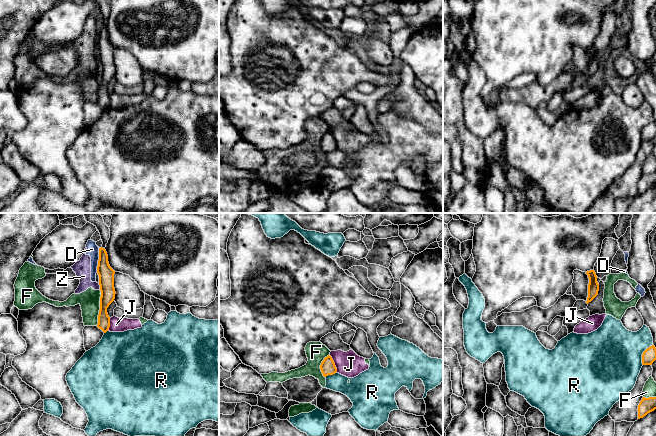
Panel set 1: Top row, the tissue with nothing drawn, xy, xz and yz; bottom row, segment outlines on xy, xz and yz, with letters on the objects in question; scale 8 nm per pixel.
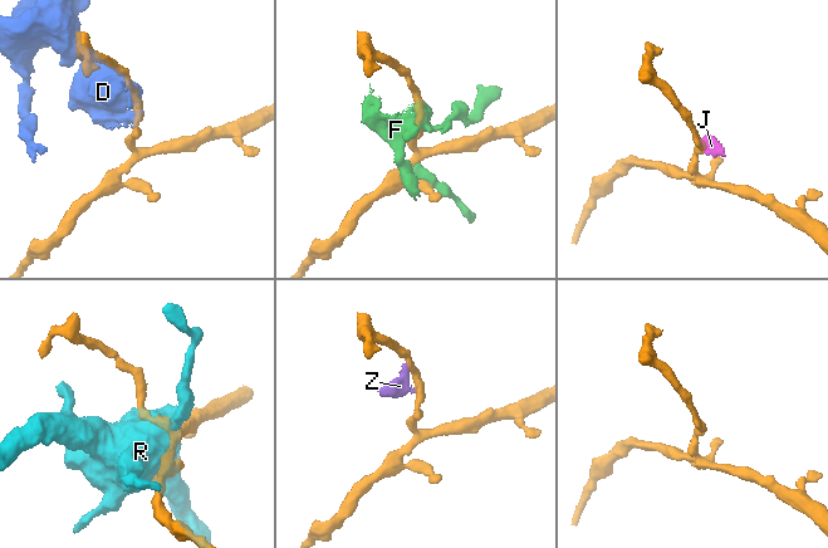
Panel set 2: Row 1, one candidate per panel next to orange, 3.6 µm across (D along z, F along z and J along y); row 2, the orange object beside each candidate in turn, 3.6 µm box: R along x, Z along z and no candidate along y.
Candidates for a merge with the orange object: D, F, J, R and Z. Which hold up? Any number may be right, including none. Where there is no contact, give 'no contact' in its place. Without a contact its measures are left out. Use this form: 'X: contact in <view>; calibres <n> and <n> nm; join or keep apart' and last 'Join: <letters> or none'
D: contact in xy; calibres 130 and 100 nm; keep apart
F: contact in xy; calibres 130 and 170 nm; keep apart
J: contact in xz; calibres 120 and 200 nm; keep apart
R: contact in yz; calibres 110 and 500 nm; keep apart
Z: contact in xy; calibres 130 and 140 nm; keep apart
Join: none

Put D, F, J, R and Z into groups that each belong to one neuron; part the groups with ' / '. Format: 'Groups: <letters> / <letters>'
Groups: D F J Z / R

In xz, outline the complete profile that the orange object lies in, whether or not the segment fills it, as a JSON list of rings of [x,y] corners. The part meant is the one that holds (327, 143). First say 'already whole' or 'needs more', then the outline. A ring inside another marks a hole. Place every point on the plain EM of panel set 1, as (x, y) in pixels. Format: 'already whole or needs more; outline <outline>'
already whole; outline [[[330,131],[324,134],[320,141],[320,145],[324,153],[328,151],[333,151],[337,148],[335,139]]]

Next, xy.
already whole; outline [[[102,23],[99,24],[97,49],[101,67],[97,103],[106,109],[110,103],[110,93],[108,92],[107,84],[114,77],[116,68],[114,64],[115,47],[110,43],[107,28]]]

